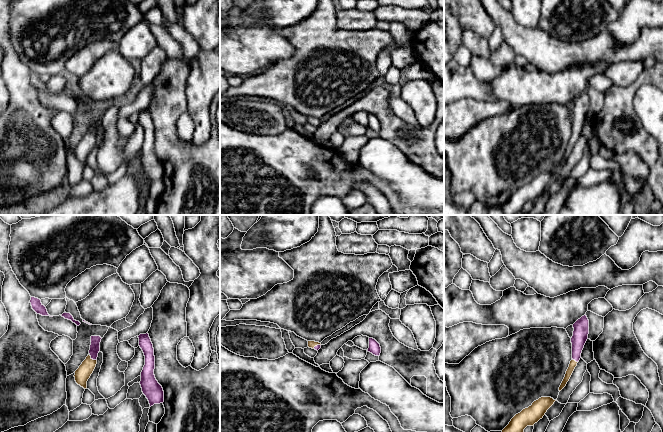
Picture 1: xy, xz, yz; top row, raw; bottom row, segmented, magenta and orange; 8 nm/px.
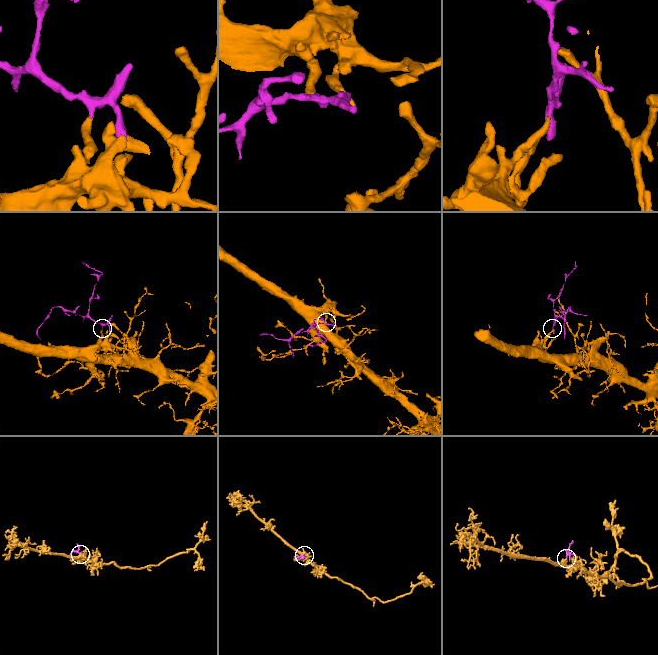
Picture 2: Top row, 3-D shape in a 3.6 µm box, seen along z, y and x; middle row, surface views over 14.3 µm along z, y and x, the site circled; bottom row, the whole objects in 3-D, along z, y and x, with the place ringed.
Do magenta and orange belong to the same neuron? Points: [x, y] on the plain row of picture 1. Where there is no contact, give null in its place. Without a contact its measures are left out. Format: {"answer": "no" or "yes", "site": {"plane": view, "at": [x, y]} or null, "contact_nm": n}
{"answer": "yes", "site": {"plane": "xy", "at": [93, 135]}, "contact_nm": 80}

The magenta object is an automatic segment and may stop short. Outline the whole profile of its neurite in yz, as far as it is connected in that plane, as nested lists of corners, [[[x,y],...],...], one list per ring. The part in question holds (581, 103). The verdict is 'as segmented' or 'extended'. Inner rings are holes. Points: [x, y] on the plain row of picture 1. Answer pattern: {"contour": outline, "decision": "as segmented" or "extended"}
{"contour": [[[586,91],[582,92],[573,100],[573,112],[571,114],[572,119],[572,136],[570,137],[569,143],[566,147],[565,153],[559,163],[561,167],[569,157],[577,139],[581,134],[581,129],[584,121],[588,115],[589,110],[589,96]]], "decision": "extended"}

